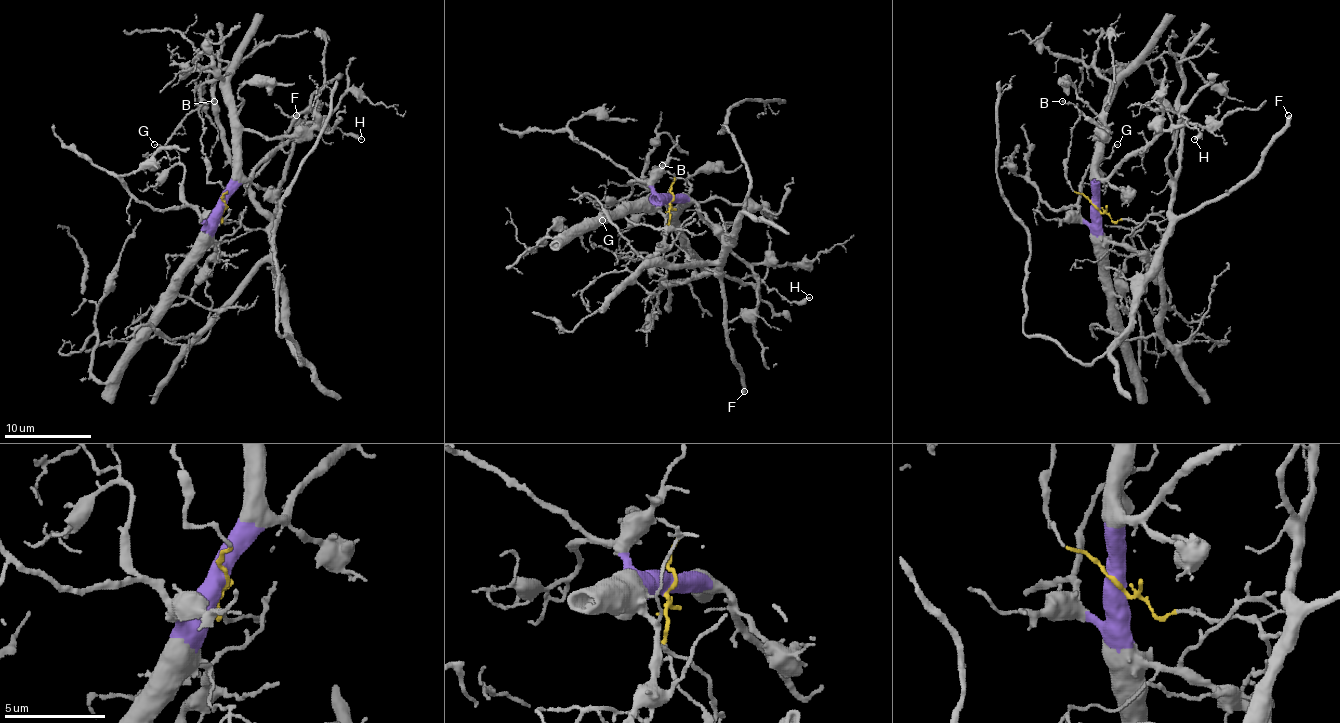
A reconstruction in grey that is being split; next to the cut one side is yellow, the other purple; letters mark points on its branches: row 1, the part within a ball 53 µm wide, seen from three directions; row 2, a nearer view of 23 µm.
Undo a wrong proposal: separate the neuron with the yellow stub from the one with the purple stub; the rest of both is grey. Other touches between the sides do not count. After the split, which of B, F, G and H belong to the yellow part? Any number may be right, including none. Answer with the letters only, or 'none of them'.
B, F, H

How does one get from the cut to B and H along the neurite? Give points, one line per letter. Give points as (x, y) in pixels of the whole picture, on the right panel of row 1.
B: (1096, 208), (1073, 190), (1066, 180), (1066, 158), (1079, 110), (1062, 102)
H: (1096, 208), (1114, 221), (1153, 221), (1168, 229), (1174, 180), (1168, 154), (1181, 115), (1198, 130), (1194, 138)

